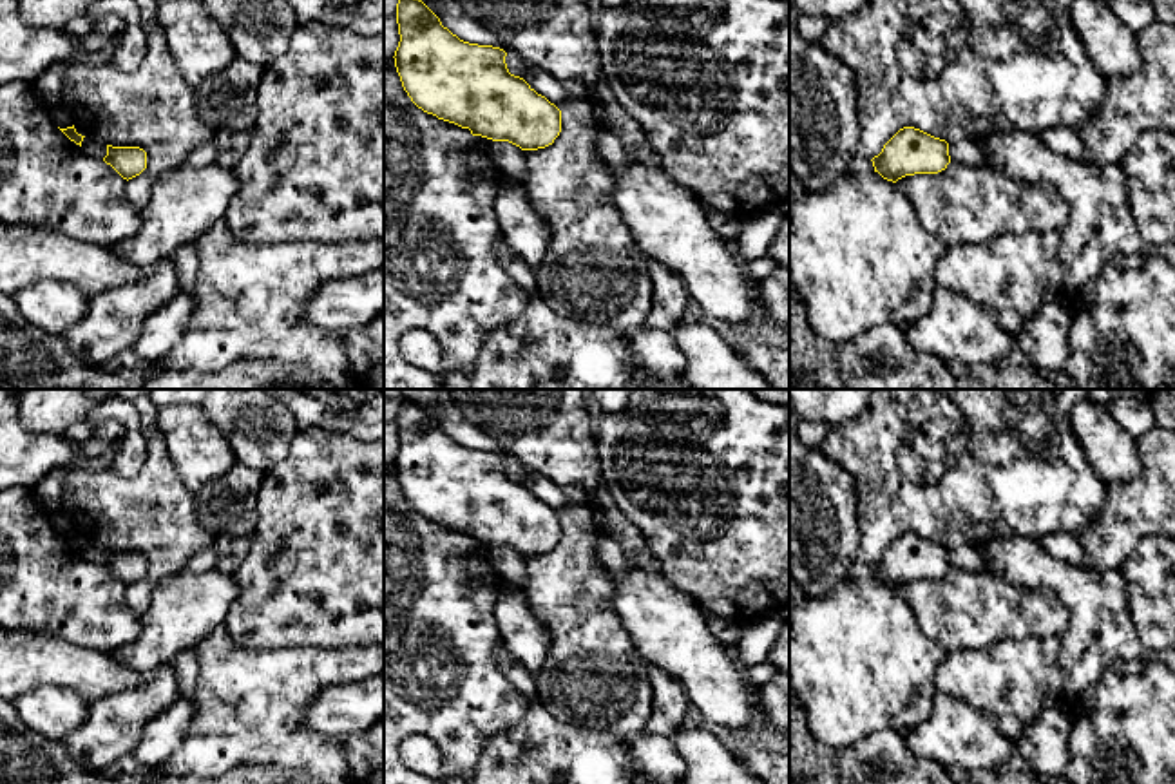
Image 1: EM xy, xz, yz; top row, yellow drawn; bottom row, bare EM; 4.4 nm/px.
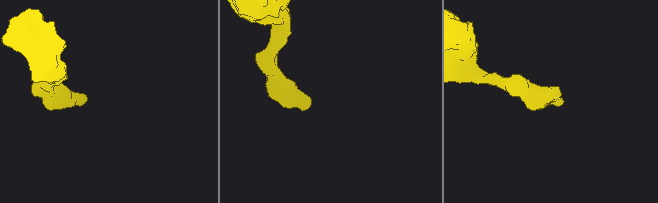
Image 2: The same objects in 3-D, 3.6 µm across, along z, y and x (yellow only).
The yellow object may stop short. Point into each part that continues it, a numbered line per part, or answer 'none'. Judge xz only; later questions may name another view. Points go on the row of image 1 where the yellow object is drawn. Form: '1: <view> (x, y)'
none

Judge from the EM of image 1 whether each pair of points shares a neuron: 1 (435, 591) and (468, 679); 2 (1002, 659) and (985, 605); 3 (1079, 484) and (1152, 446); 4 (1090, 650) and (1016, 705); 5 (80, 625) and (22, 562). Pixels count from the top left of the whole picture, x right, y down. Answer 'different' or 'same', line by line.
1: same
2: different
3: different
4: different
5: same

